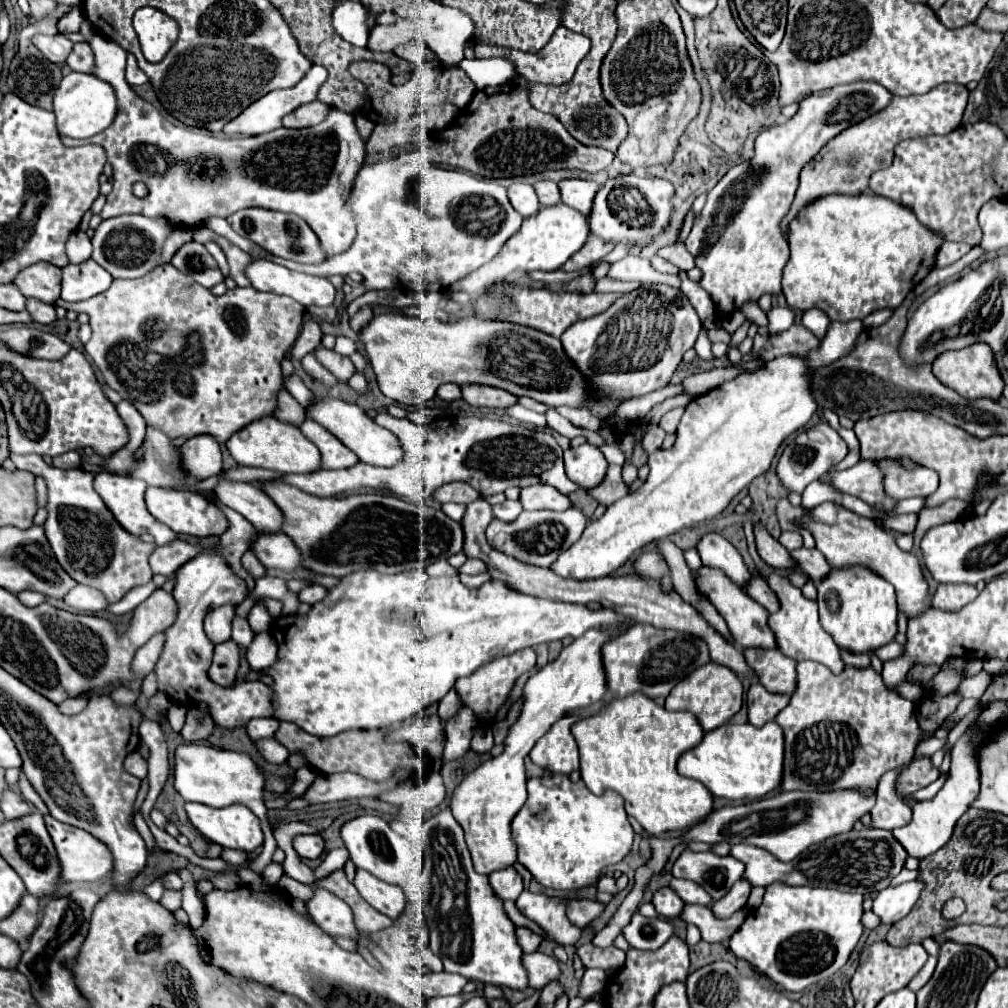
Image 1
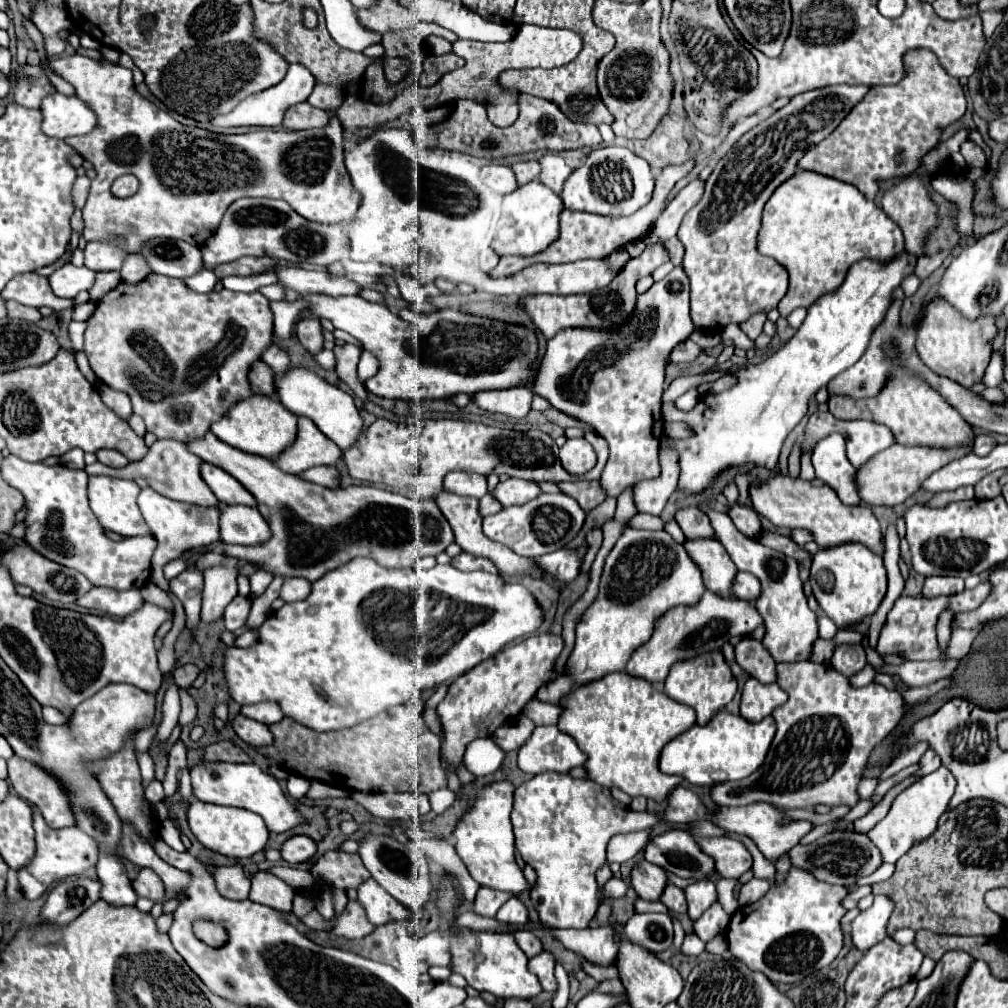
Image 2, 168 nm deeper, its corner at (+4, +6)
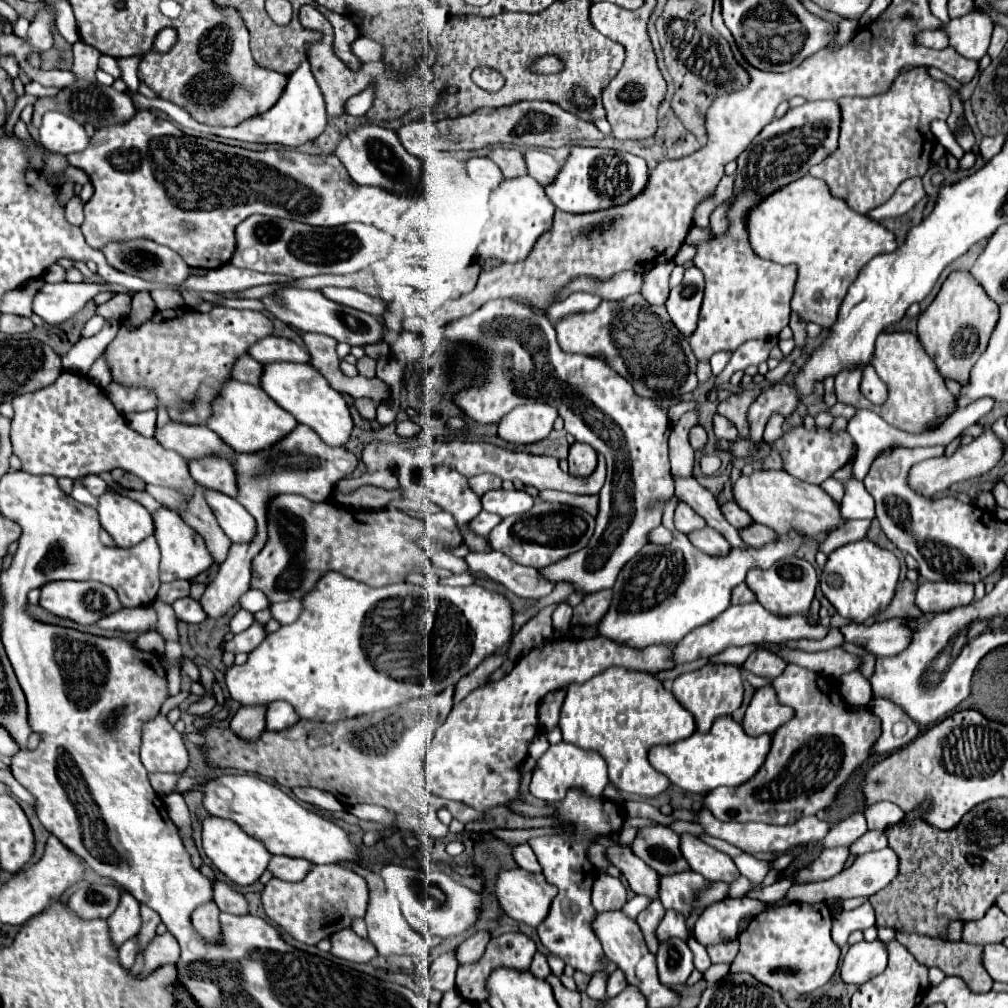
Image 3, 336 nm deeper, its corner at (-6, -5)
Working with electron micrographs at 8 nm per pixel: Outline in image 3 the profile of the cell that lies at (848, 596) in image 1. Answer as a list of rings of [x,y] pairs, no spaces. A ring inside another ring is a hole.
[[[863,538],[857,542],[845,544],[829,554],[829,560],[819,578],[819,586],[823,596],[835,606],[835,610],[843,618],[863,624],[869,616],[889,606],[889,602],[895,596],[897,578],[899,578],[899,560],[895,558],[895,554]]]

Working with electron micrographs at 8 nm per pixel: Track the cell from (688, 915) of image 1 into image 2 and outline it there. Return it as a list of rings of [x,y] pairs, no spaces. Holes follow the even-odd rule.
[[[667,883],[667,887],[661,893],[661,903],[665,903],[667,909],[673,913],[685,913],[685,907],[687,907],[685,891],[675,887],[673,883]]]

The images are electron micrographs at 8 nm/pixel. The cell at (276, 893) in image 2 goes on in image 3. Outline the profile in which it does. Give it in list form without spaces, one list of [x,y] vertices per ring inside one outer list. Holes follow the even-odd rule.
[[[313,866],[313,870],[301,882],[283,882],[279,878],[271,878],[265,884],[261,894],[263,908],[267,916],[287,930],[295,940],[303,944],[317,944],[323,938],[329,938],[333,932],[351,926],[351,920],[357,916],[365,916],[367,910],[367,882],[341,866]],[[337,926],[337,930],[335,930]]]

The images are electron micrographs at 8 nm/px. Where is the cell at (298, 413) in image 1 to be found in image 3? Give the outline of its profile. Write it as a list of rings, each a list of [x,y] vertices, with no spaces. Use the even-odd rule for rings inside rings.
[[[247,354],[247,356],[241,356],[237,360],[237,364],[233,368],[233,378],[259,388],[261,386],[261,370],[263,370],[263,366]]]

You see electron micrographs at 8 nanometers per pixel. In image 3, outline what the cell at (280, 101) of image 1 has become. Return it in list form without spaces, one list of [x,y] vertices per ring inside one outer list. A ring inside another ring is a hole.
[[[303,62],[291,76],[289,76],[289,82],[281,94],[281,98],[277,100],[277,104],[263,112],[263,114],[257,114],[255,118],[251,120],[245,120],[241,122],[239,126],[205,126],[205,124],[199,124],[197,120],[191,118],[189,112],[185,112],[183,108],[167,102],[167,100],[161,100],[161,98],[145,98],[141,94],[135,96],[135,106],[139,108],[157,108],[157,110],[163,110],[165,114],[169,114],[171,120],[179,122],[181,126],[187,126],[187,128],[193,128],[193,130],[199,130],[199,132],[207,132],[207,134],[215,134],[215,136],[223,136],[223,138],[235,138],[235,140],[245,140],[245,142],[261,142],[261,144],[285,144],[285,146],[301,146],[303,142],[307,140],[315,140],[323,130],[325,130],[325,124],[327,124],[327,118],[325,118],[325,102],[323,102],[323,94],[309,70],[309,62]]]

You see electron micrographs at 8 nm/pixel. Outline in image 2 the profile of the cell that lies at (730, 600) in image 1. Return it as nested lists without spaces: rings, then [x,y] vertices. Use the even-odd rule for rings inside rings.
[[[715,537],[705,539],[685,539],[685,549],[689,551],[691,559],[701,567],[705,575],[705,585],[709,591],[717,591],[717,595],[731,597],[731,581],[737,573],[729,553]]]

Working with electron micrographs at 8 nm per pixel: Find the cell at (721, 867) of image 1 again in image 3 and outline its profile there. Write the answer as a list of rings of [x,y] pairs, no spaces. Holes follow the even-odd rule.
[[[665,826],[641,828],[631,844],[631,850],[661,876],[691,870],[679,850],[679,836]]]

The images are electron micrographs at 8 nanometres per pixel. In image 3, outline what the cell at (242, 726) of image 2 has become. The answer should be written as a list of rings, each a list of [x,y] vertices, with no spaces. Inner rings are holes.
[[[241,706],[231,720],[231,730],[243,740],[257,740],[265,728],[265,706]]]

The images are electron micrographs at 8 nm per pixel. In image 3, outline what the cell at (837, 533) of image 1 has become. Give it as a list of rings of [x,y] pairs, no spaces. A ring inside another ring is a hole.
[[[761,470],[753,472],[751,476],[741,476],[733,486],[733,494],[735,502],[743,510],[747,510],[755,522],[773,528],[779,536],[795,530],[811,538],[823,532],[837,530],[837,526],[847,524],[839,514],[841,504],[835,502],[825,490],[821,490],[815,484],[807,484],[799,478],[793,478],[783,470]]]

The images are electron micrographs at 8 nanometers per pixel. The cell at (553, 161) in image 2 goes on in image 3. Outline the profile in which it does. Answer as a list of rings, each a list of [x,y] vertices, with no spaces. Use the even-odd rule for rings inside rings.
[[[527,148],[525,162],[527,162],[529,174],[541,186],[549,186],[555,180],[555,174],[559,174],[559,166],[561,166],[551,154],[547,154],[547,152],[539,150],[539,148]]]

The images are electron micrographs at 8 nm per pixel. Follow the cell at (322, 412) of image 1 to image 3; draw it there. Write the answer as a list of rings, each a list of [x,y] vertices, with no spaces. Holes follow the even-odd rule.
[[[267,364],[263,366],[261,386],[281,408],[293,414],[299,424],[307,424],[309,428],[313,428],[329,446],[345,446],[349,442],[353,432],[353,418],[349,406],[345,398],[337,390],[333,390],[331,384],[311,364]]]

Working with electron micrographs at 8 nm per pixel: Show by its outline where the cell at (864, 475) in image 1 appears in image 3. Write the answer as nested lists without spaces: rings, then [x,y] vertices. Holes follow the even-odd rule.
[[[985,430],[971,444],[959,446],[953,456],[939,456],[939,458],[931,458],[931,460],[923,460],[923,462],[915,464],[911,468],[911,474],[907,476],[907,484],[917,494],[923,494],[925,498],[933,498],[937,492],[947,490],[955,482],[961,482],[961,480],[967,480],[967,478],[981,476],[981,474],[989,472],[1001,460],[1001,456],[1003,456],[1003,444],[1001,444],[1001,440],[991,430]]]

